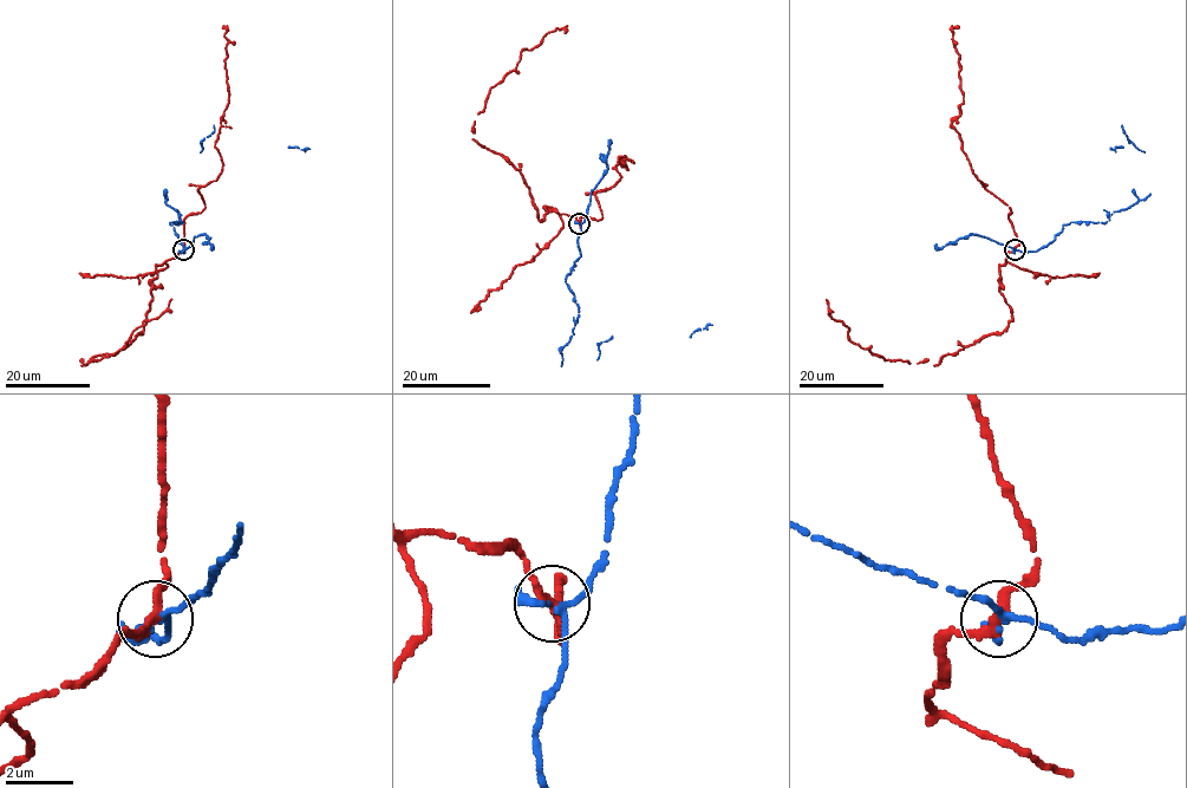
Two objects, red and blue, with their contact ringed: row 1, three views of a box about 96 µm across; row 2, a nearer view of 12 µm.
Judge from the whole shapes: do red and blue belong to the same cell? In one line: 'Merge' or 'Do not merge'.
Do not merge

